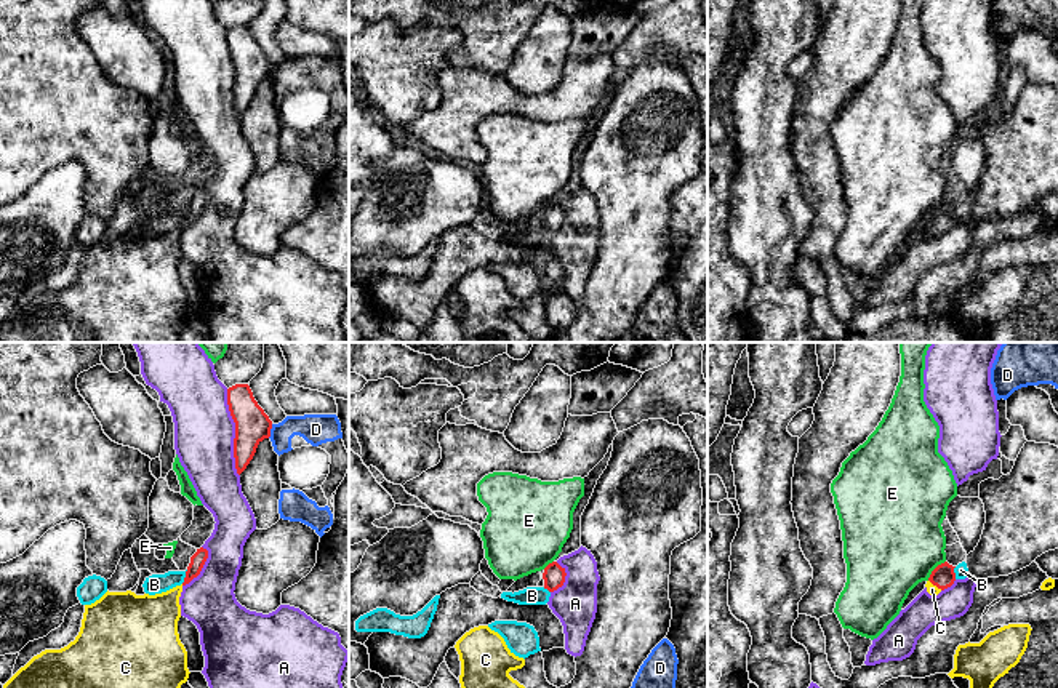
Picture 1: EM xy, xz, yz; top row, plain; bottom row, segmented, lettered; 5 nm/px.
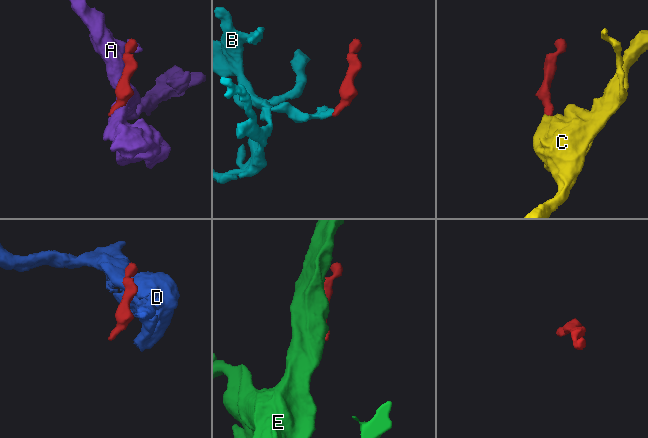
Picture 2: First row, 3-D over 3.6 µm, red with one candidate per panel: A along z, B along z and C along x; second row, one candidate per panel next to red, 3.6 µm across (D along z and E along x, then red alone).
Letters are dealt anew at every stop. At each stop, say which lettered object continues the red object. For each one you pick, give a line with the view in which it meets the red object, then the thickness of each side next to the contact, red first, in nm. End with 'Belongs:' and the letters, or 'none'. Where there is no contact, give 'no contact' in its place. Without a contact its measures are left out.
C: contact in yz; calibres 120 and 50 nm
Belongs: C

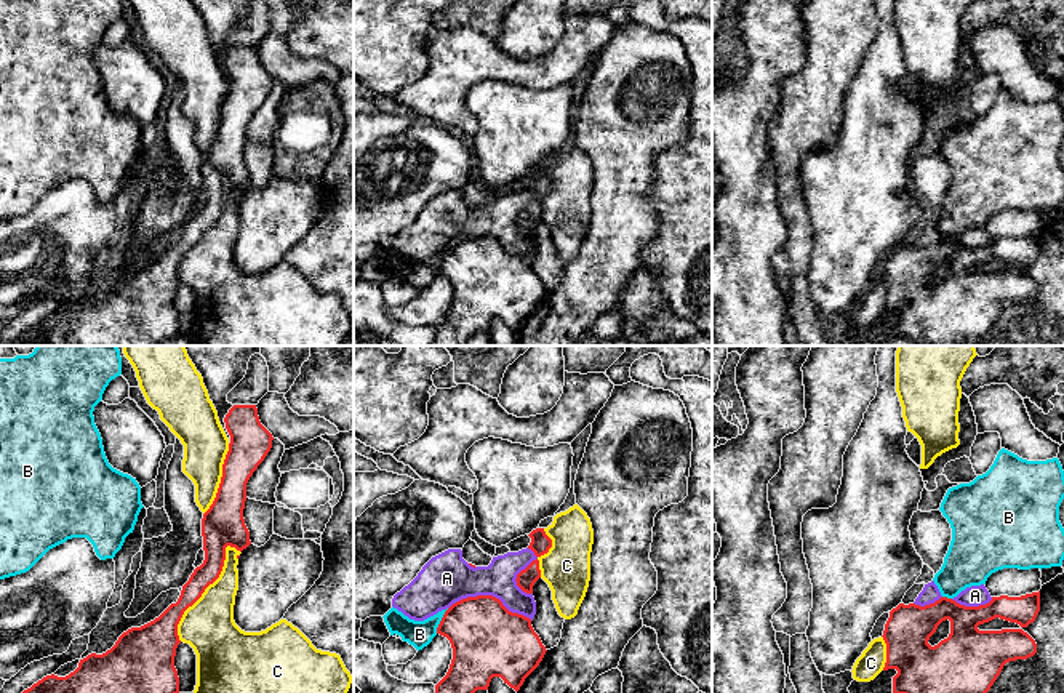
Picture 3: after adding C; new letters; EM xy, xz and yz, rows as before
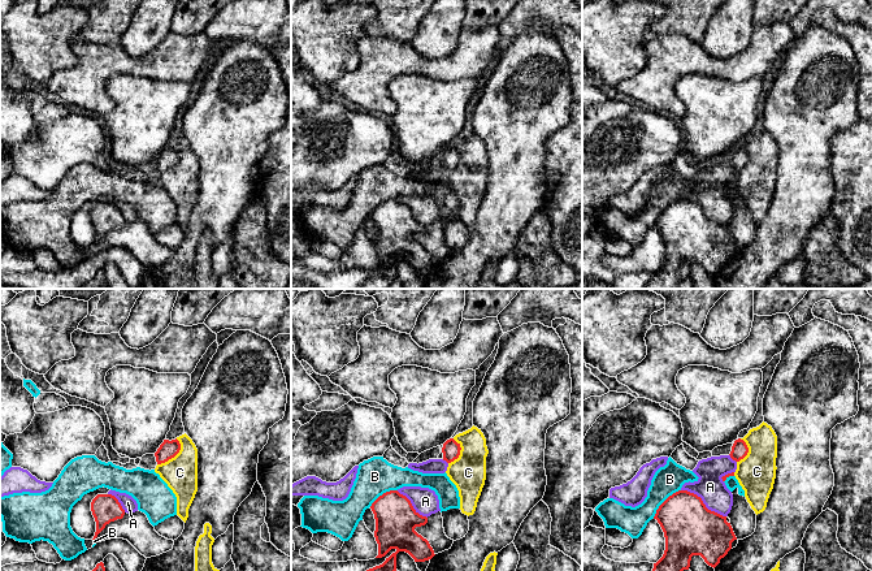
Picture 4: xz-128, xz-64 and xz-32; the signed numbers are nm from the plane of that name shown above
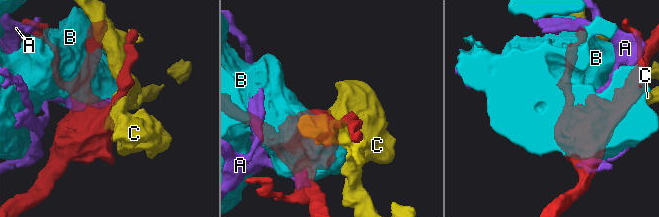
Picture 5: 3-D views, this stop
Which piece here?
Belongs: none

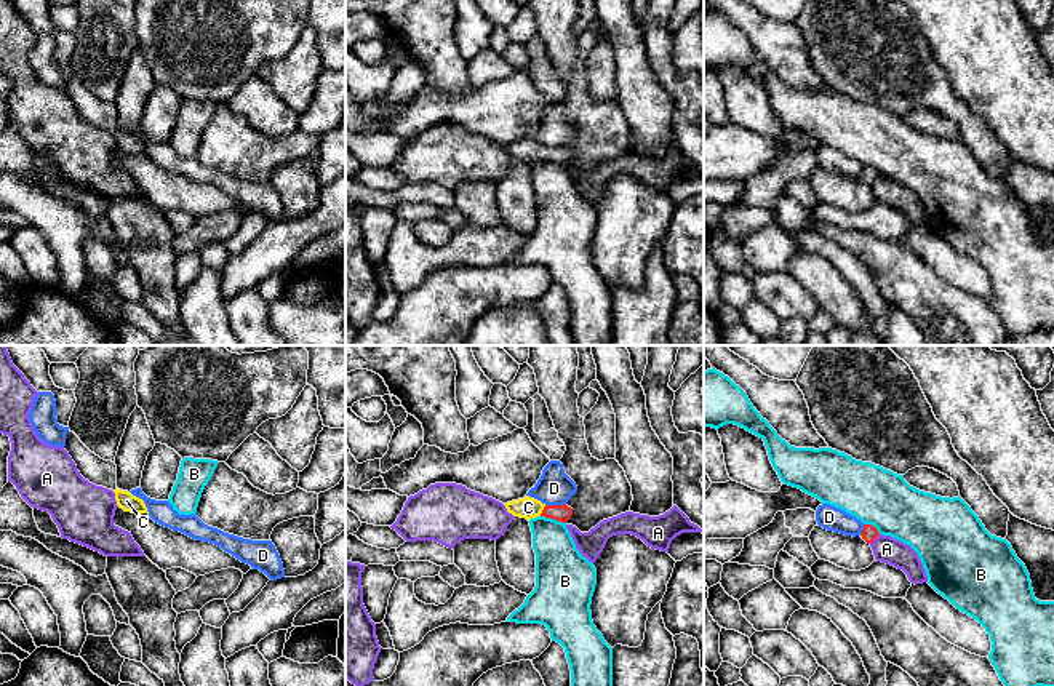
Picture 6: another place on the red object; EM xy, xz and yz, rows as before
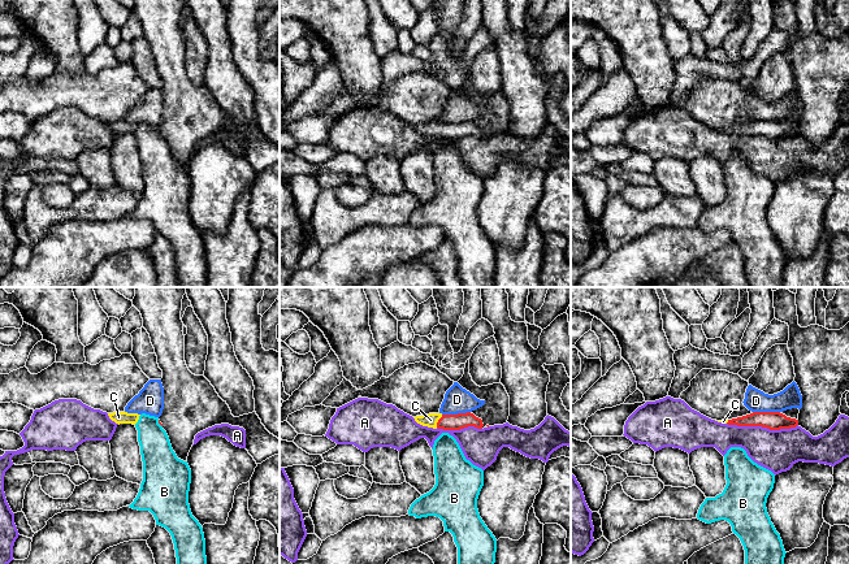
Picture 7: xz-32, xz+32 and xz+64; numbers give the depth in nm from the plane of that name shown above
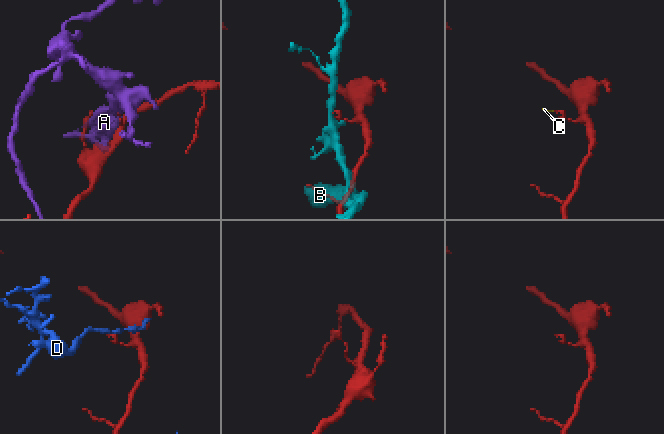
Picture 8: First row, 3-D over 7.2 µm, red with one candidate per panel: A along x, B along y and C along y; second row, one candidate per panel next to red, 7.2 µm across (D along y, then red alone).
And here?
C: contact in xz; calibres 80 and 110 nm
Belongs: C

